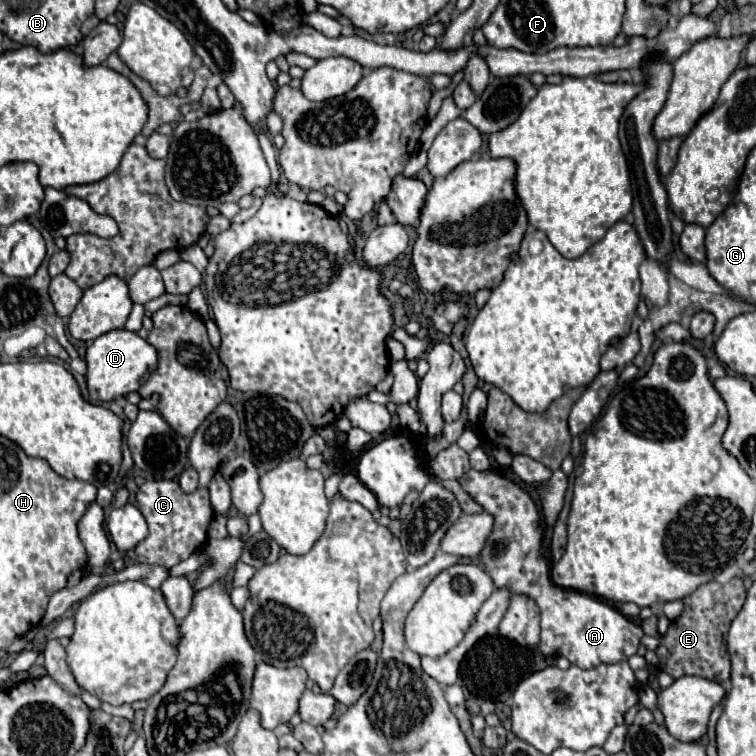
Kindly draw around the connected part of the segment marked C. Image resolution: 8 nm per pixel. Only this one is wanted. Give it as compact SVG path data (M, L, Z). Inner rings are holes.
M152 480L144 482L136 490L136 502L150 528L148 536L134 548L140 564L172 568L178 562L186 560L190 554L204 550L208 528L214 518L208 500L208 488L198 488L190 494L184 494L176 480Z

